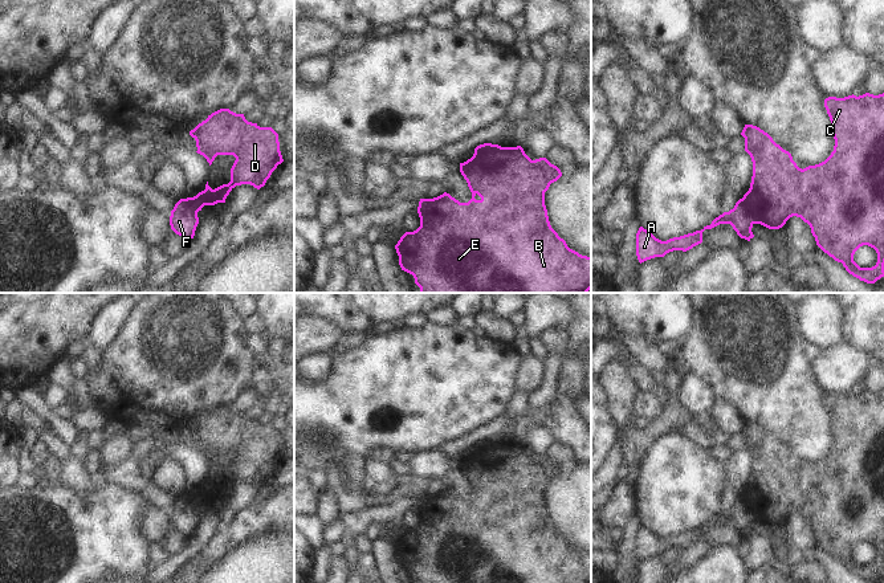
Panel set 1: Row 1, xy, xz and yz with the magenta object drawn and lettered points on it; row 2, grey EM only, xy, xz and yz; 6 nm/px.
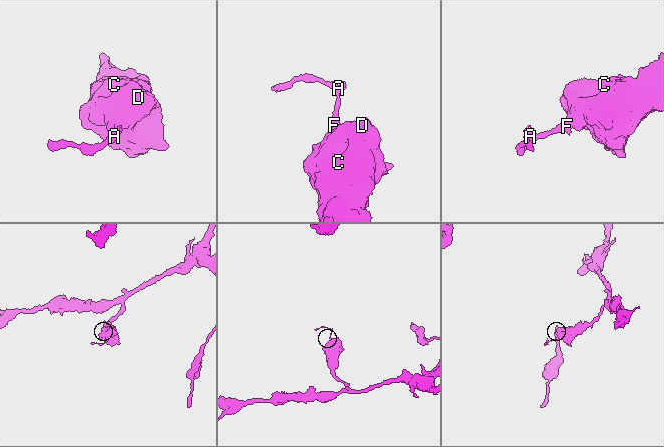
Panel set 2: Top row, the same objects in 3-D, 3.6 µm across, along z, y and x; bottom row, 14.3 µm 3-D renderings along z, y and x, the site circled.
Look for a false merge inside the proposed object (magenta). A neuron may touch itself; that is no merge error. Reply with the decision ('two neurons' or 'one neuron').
two neurons

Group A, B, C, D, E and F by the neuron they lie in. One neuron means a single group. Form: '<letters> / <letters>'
A F / B C D E

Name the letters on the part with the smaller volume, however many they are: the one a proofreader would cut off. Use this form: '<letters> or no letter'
A, F

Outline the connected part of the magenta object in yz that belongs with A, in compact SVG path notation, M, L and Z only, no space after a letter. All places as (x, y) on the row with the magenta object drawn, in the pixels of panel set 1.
M740 199L733 209L716 217L710 225L704 227L701 231L696 231L680 237L673 237L667 241L656 238L651 232L640 227L636 233L637 260L641 264L655 257L664 257L667 253L673 250L687 252L702 242L702 232L705 229L712 229L720 224L730 224L737 235L747 241L754 237L751 232L753 221L742 205L742 199Z

